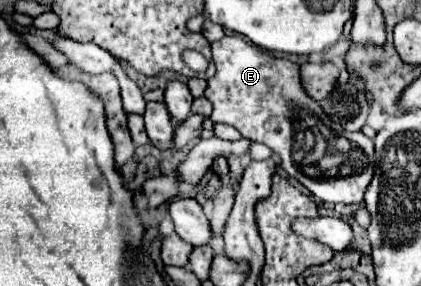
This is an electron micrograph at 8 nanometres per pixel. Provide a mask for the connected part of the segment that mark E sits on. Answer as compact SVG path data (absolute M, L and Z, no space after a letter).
M241 35L224 36L213 42L211 52L216 73L215 77L207 81L205 97L213 103L213 113L211 113L213 123L233 125L243 137L267 145L273 153L279 155L281 167L301 185L305 185L315 199L325 203L345 203L345 205L363 201L363 189L367 189L375 171L373 141L365 137L365 143L361 143L361 147L347 141L349 133L343 135L341 127L335 125L323 113L321 105L311 95L307 95L301 83L297 63L277 57L269 51L263 51Z

